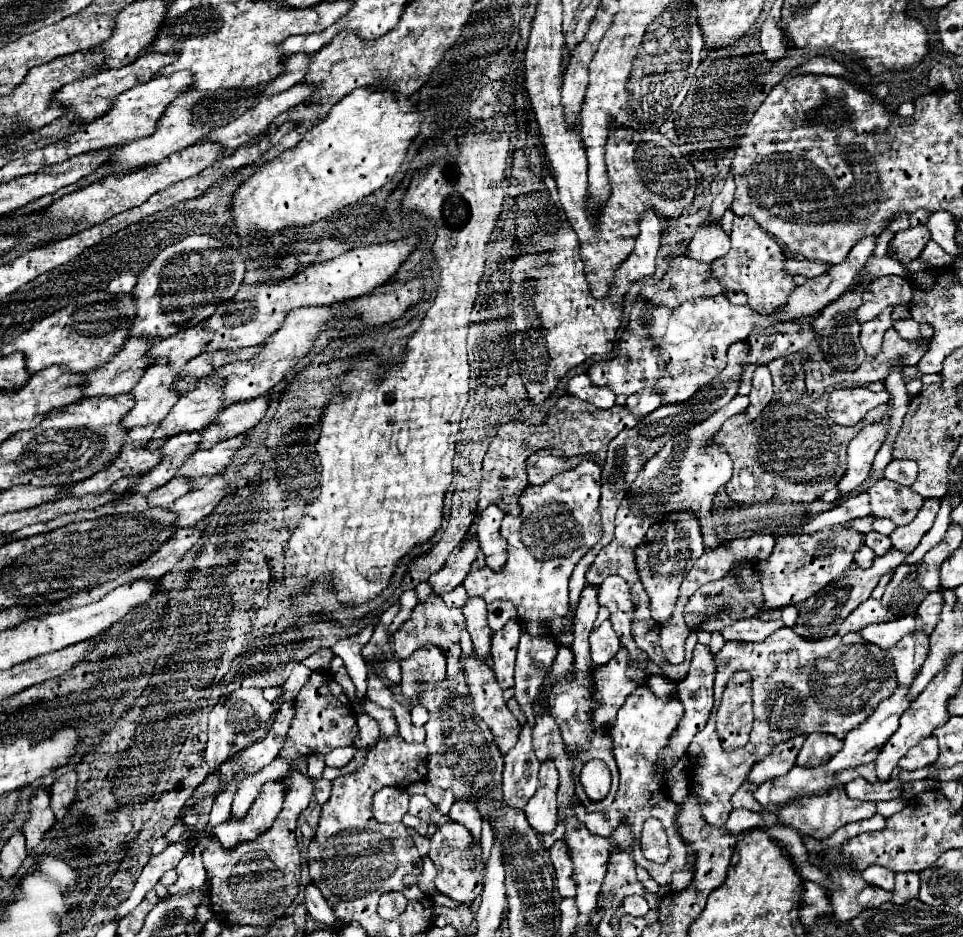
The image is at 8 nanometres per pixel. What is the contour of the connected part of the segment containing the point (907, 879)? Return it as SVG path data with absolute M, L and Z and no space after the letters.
M896 873L896 887L892 891L894 903L902 905L914 897L918 897L920 889L920 875L918 873Z

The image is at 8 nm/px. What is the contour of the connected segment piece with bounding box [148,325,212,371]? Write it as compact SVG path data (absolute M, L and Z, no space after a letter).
M194 325L178 331L178 335L172 335L170 339L158 341L148 355L154 359L166 357L170 361L168 367L174 371L180 371L190 359L198 357L206 349L206 343L210 343L210 339L212 339L210 329Z

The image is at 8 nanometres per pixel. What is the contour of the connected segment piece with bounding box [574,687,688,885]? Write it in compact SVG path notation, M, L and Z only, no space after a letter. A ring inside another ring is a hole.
M648 687L634 689L634 693L628 695L626 703L618 711L614 725L610 727L610 735L614 739L614 757L616 757L618 769L620 769L620 789L616 793L612 807L608 811L604 811L604 817L592 817L592 813L586 813L584 805L580 805L578 801L574 803L574 811L576 811L578 819L592 833L596 833L600 837L608 837L610 831L614 831L614 827L618 827L618 819L626 819L626 823L632 825L634 843L638 843L640 829L646 819L656 817L658 821L662 821L666 835L668 835L668 845L670 845L670 849L674 849L674 859L666 861L664 865L658 865L658 863L644 859L642 853L634 853L636 865L644 867L652 875L652 879L658 881L660 885L670 885L672 873L682 871L686 867L686 857L688 857L688 849L672 825L674 815L676 815L676 803L668 799L666 787L660 781L660 777L656 775L658 753L660 753L660 749L664 749L668 745L670 735L676 731L682 715L684 715L684 707L676 695L674 697L656 697L652 691L648 691ZM608 815L612 815L614 821L608 821Z

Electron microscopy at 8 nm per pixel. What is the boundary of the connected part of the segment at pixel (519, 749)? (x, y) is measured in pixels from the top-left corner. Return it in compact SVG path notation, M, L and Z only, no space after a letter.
M524 725L520 739L514 749L504 757L504 803L508 807L524 809L528 799L536 793L538 787L538 769L540 763L532 749L532 729Z

